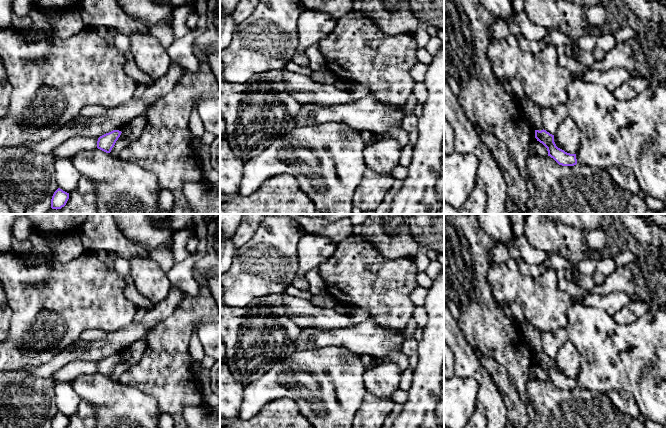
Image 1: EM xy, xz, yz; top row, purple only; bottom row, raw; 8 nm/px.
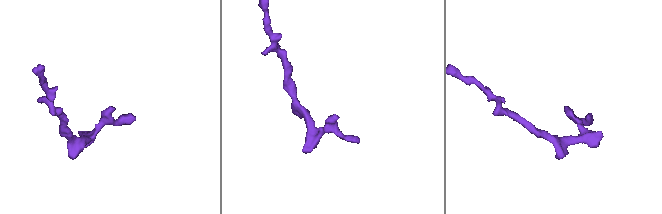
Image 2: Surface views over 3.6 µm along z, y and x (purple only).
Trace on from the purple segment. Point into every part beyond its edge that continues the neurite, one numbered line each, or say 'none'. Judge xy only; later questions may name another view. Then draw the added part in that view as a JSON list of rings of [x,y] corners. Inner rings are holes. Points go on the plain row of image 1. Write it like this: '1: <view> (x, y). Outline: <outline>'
none

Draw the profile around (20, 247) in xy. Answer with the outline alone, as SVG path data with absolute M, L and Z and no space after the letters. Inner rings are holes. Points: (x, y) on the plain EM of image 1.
M12 232L12 248L17 254L25 255L29 252L30 244L27 240L18 240Z

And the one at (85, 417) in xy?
M80 400L76 413L69 417L66 428L97 428L96 412L87 402Z

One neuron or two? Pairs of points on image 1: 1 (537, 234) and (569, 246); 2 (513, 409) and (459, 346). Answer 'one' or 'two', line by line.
1: one
2: two

